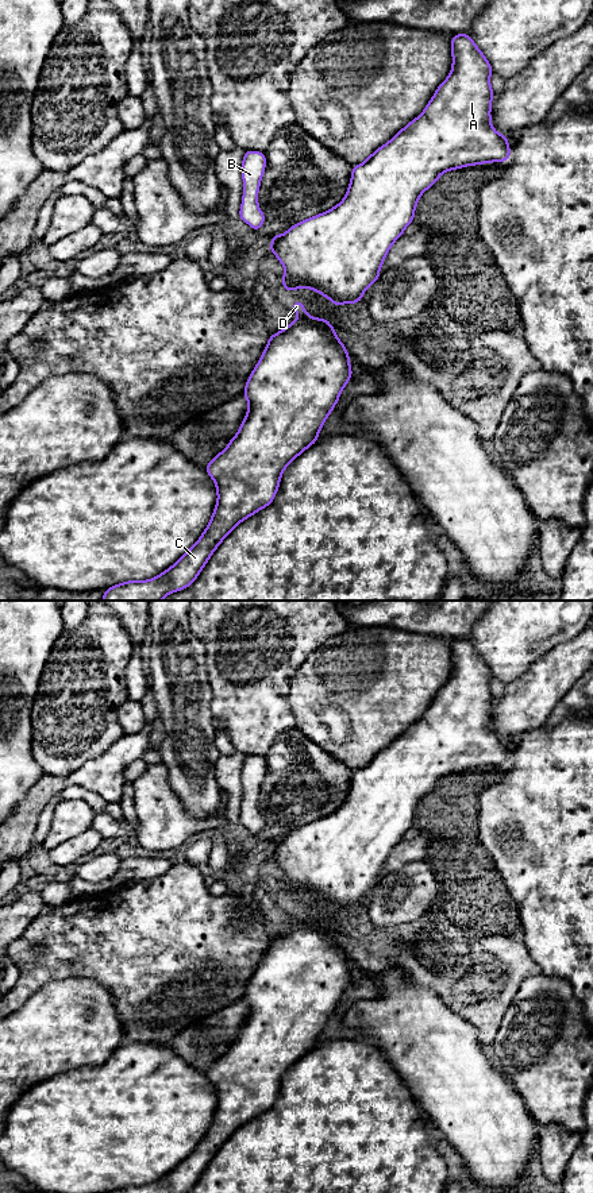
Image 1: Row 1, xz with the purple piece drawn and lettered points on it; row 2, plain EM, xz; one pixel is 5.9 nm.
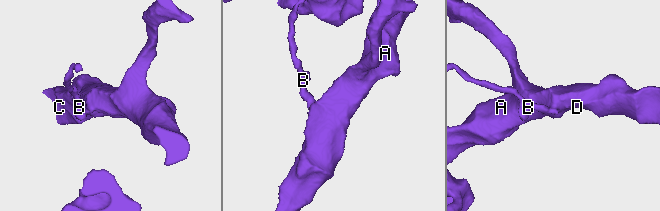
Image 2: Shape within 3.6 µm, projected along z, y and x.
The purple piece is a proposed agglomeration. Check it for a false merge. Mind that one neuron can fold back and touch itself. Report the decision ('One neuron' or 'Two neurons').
Two neurons

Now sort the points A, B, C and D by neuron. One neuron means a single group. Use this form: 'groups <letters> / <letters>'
groups A C D / B

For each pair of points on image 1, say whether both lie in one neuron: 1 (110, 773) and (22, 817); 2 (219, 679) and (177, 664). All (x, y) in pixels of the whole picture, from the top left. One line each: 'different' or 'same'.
1: same
2: different

